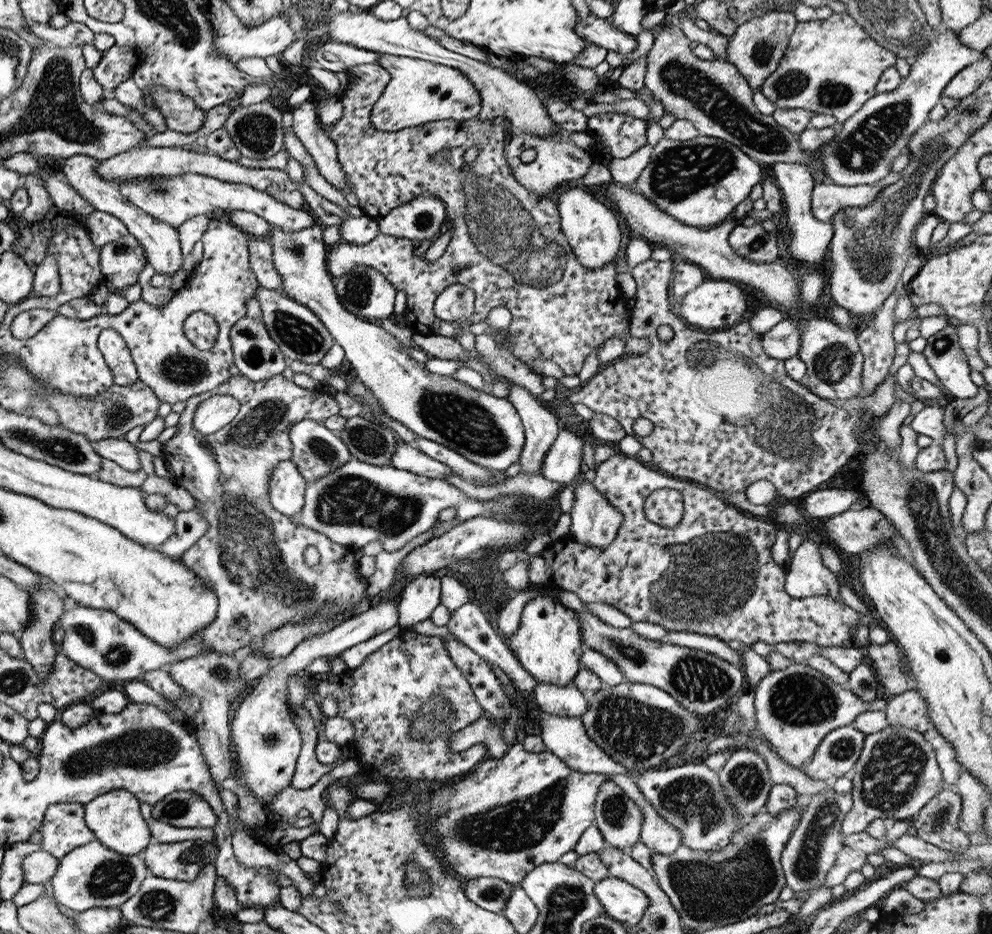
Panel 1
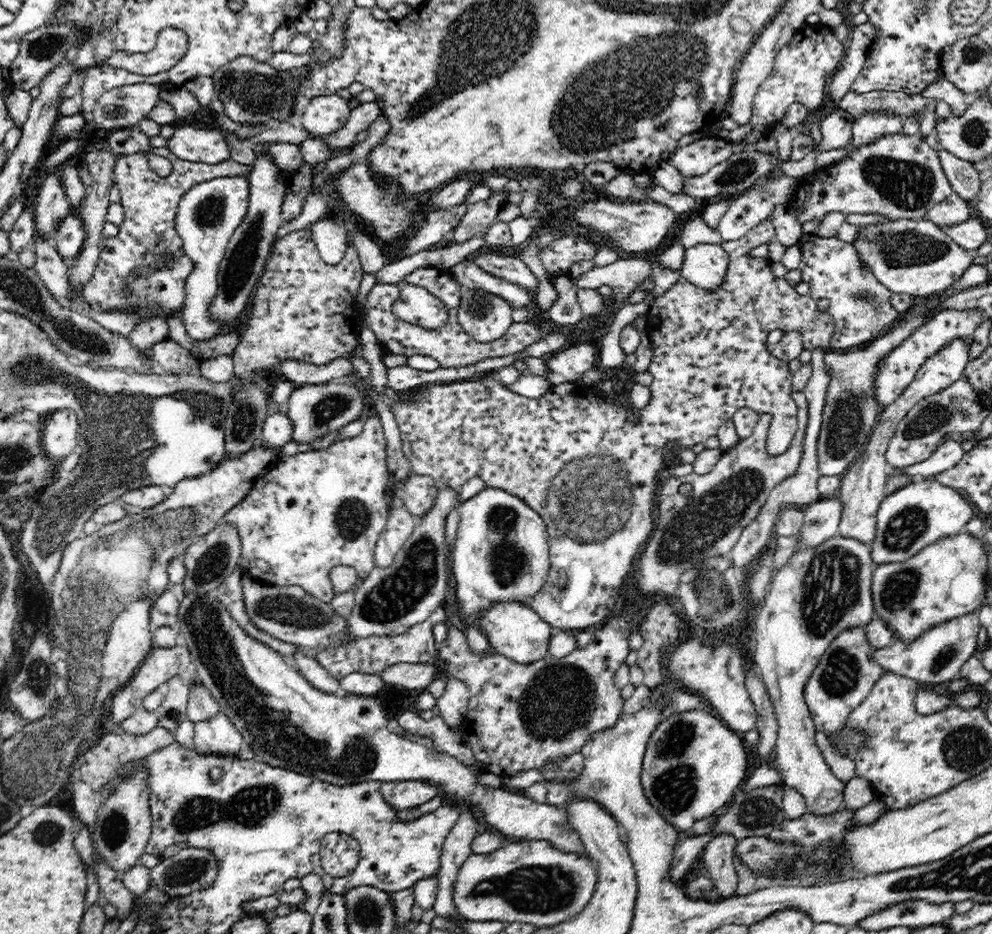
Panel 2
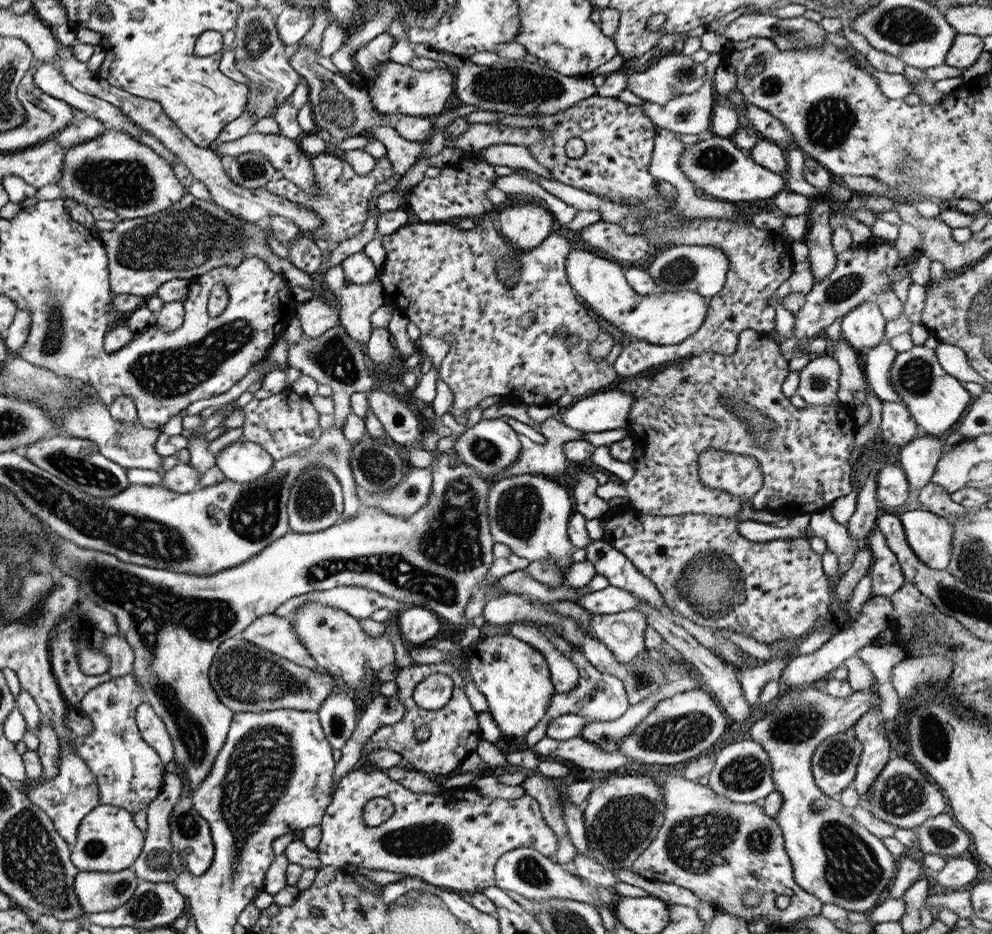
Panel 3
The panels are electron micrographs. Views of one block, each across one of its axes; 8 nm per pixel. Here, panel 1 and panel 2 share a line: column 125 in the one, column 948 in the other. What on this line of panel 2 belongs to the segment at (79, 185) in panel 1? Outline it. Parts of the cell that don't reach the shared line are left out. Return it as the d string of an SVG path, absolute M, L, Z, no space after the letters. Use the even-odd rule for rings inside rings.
M956 192L948 197L948 200L942 200L941 204L934 206L926 218L934 225L942 228L965 224L972 219L972 210L968 202Z

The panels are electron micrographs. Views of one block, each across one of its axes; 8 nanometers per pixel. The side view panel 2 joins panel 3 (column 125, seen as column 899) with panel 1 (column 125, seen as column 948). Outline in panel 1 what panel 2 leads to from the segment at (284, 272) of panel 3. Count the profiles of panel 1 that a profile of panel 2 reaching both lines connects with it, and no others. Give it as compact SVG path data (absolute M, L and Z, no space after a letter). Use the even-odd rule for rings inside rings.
M126 234L109 244L99 248L99 268L103 284L110 292L117 292L120 288L137 283L137 275L146 262L139 241L130 234Z

